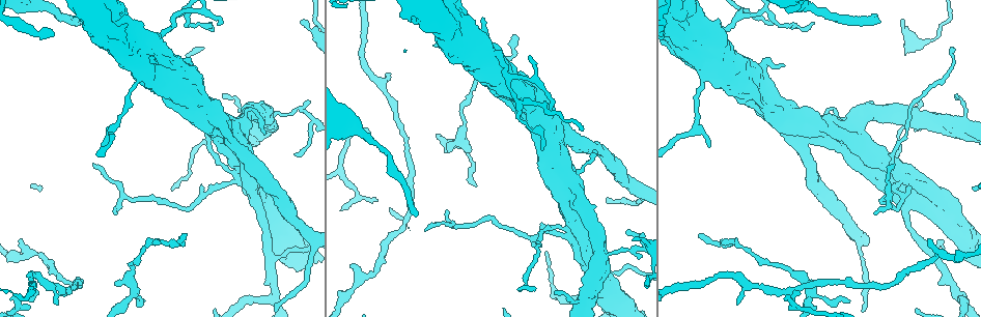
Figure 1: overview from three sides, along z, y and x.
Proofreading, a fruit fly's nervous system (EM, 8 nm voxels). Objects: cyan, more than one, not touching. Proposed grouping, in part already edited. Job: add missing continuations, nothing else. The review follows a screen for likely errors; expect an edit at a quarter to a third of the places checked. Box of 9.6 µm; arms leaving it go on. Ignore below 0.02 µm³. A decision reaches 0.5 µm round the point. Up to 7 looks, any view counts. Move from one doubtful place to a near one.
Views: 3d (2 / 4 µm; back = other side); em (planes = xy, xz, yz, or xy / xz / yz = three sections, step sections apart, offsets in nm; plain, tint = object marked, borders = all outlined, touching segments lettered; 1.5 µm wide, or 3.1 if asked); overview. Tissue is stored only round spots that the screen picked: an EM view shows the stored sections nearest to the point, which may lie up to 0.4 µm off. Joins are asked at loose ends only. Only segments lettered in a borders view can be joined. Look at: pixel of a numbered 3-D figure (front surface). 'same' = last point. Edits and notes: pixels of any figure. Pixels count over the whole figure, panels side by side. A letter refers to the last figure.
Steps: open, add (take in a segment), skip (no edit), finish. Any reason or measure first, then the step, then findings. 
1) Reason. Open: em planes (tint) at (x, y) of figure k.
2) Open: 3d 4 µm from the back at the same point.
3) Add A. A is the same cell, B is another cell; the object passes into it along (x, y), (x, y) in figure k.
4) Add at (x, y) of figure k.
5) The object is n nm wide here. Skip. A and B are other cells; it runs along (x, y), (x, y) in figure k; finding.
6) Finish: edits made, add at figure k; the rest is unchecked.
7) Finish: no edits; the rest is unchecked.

End of a long branch. Open: em xy step 4 (borders) at (415, 216) of figure 1.

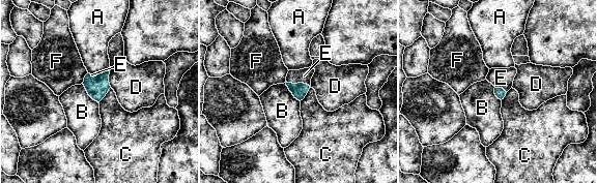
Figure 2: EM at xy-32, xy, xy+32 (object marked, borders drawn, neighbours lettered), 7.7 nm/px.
Open: em planes (borders) at the same point.

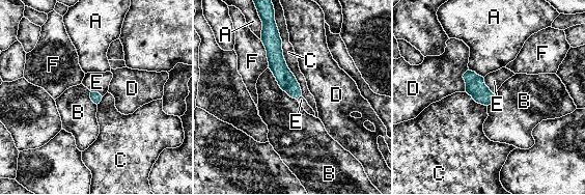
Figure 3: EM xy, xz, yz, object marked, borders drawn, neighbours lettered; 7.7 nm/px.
Add E. E is the same cell, A, B, C, D and F are other cells; it goes on there.

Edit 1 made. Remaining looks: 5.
Stops while still wide. Open: em planes (tint) at (874, 179) of figure 1.

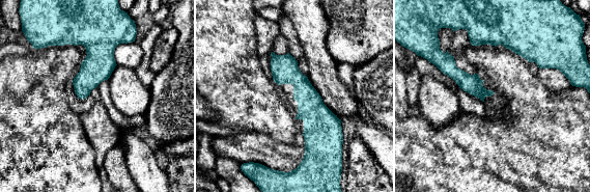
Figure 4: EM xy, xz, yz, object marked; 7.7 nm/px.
See the neighbours. Open: em planes (borders) at the same point.

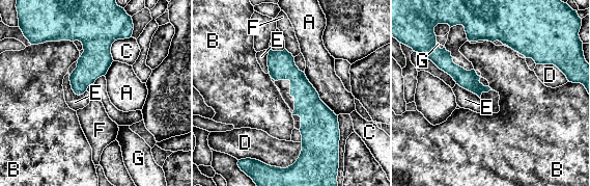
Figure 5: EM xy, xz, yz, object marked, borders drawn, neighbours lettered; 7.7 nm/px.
Skip. A, B, C, D, E, F and G are other cells; a border runs along (68, 76), (76, 94), (86, 91) in figure 5; no lettered segment goes on from it.

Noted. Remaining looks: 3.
Tapers out. Open: 3d 4 µm at (144, 299) of figure 1.

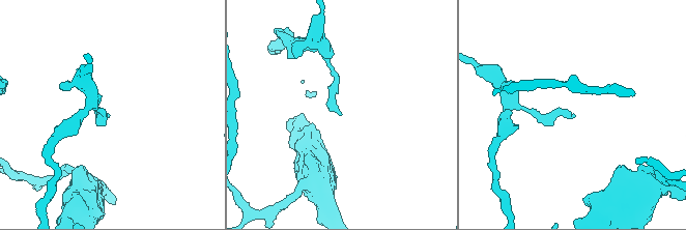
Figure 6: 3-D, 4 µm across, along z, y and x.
Need the tissue. Open: em xz step 4 (tint) at (340, 115) of figure 6.

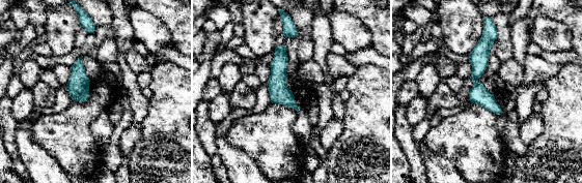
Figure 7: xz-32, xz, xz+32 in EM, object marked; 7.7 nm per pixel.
Open: em planes (borders) at the same point.

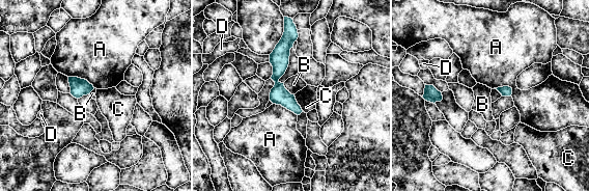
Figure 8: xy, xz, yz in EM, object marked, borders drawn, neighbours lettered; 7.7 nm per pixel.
Skip. A, B, C and D are other cells; it runs along (286, 52), (277, 83), (298, 111) in figure 8; no lettered segment goes on from it.

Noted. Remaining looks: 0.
Finish: edits made, add at figure 3; the rest is unchecked.

